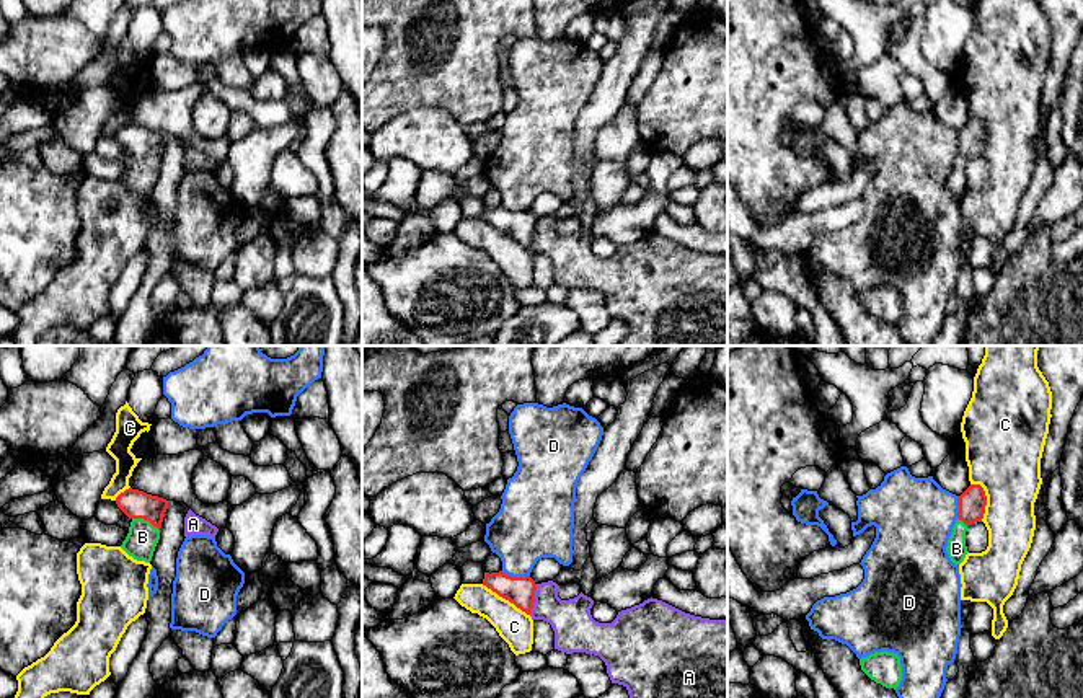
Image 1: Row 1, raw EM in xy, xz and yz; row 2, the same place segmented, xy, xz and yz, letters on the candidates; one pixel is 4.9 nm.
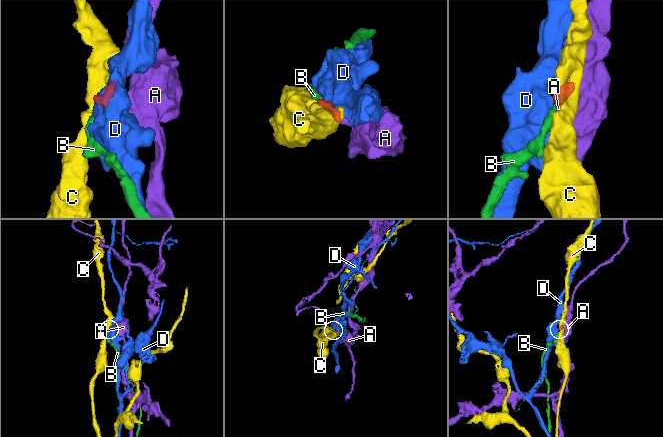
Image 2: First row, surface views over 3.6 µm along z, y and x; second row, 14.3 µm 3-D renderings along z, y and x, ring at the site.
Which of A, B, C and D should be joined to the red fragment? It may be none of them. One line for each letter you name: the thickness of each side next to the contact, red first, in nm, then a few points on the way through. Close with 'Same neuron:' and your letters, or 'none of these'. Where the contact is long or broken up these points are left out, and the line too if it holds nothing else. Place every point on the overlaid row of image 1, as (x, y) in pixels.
B: Thickness 140 nm (red) against 150 nm. Path across: xy (136, 504), (145, 519), (142, 537)
Same neuron: B

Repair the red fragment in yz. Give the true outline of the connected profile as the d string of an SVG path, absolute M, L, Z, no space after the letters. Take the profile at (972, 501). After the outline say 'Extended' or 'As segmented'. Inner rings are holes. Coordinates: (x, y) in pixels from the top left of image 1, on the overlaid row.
M970 484L961 496L957 496L959 512L948 540L946 551L954 564L961 564L966 558L966 532L967 527L982 522L987 506L987 496L980 484Z. Extended

